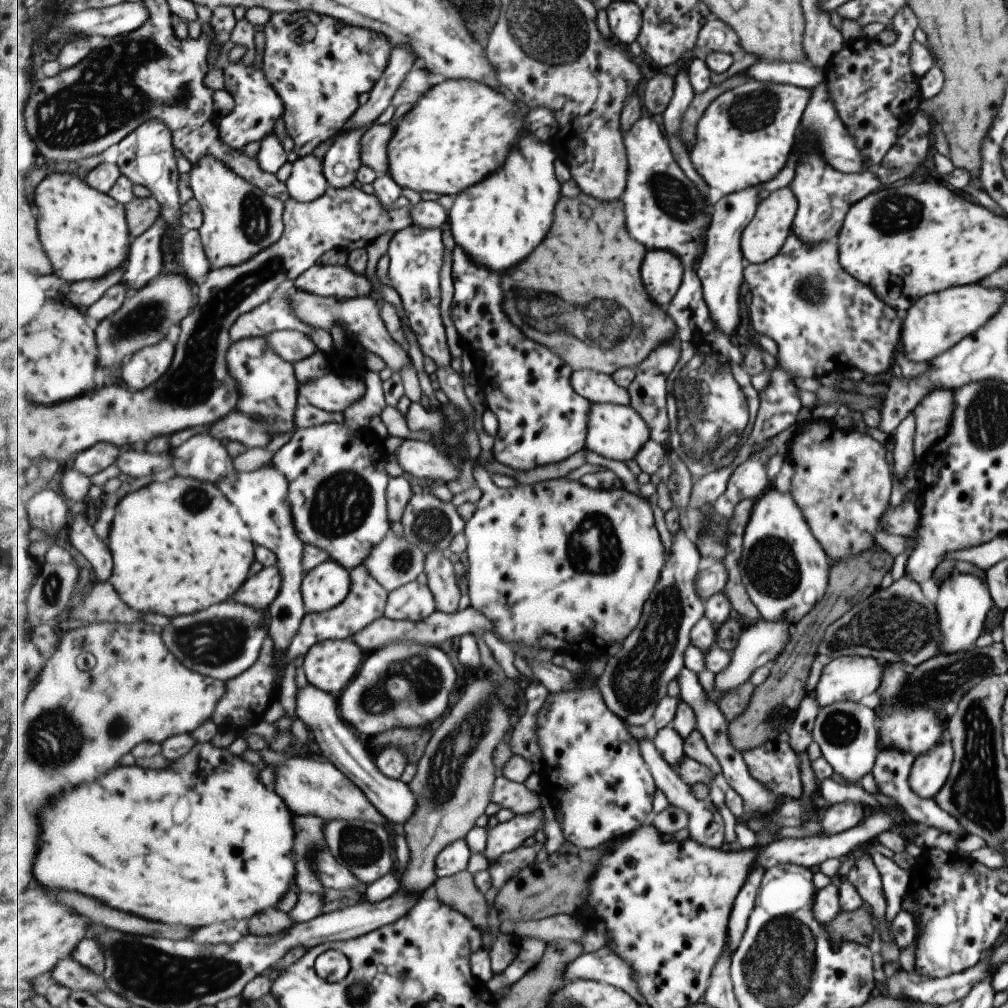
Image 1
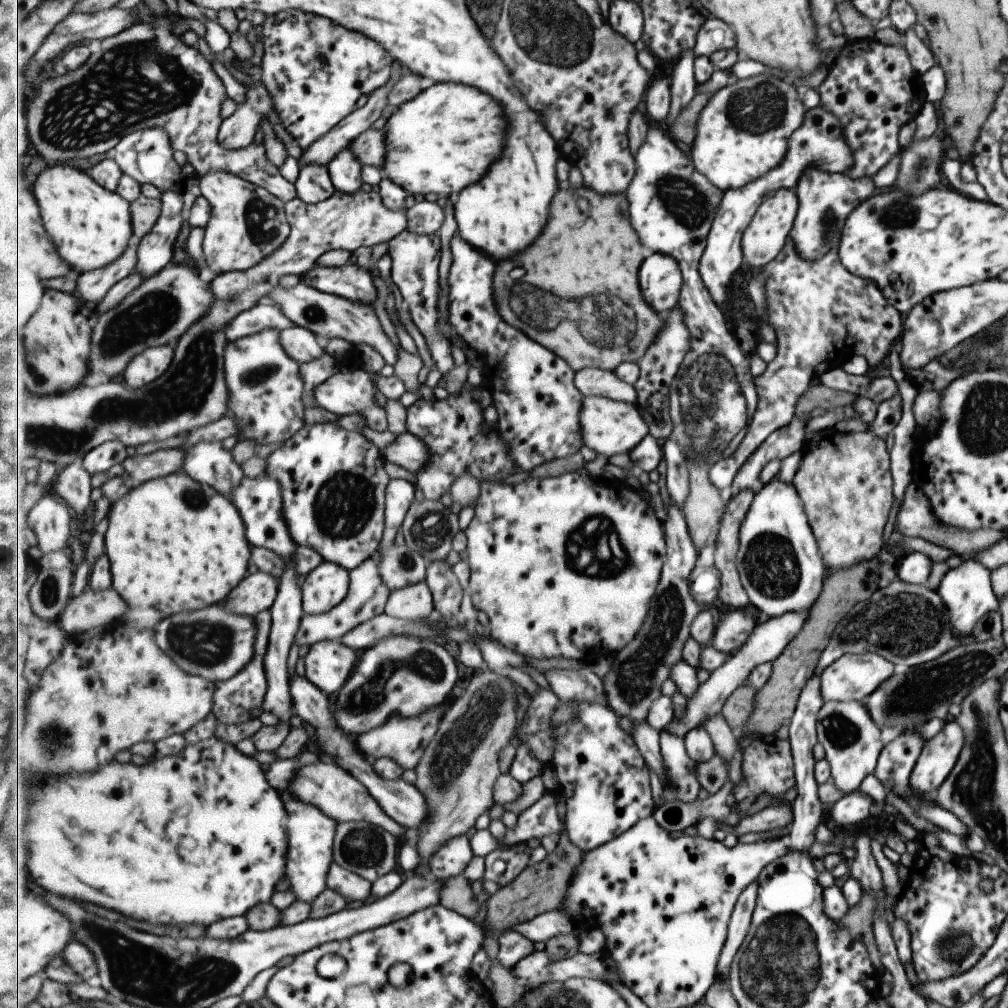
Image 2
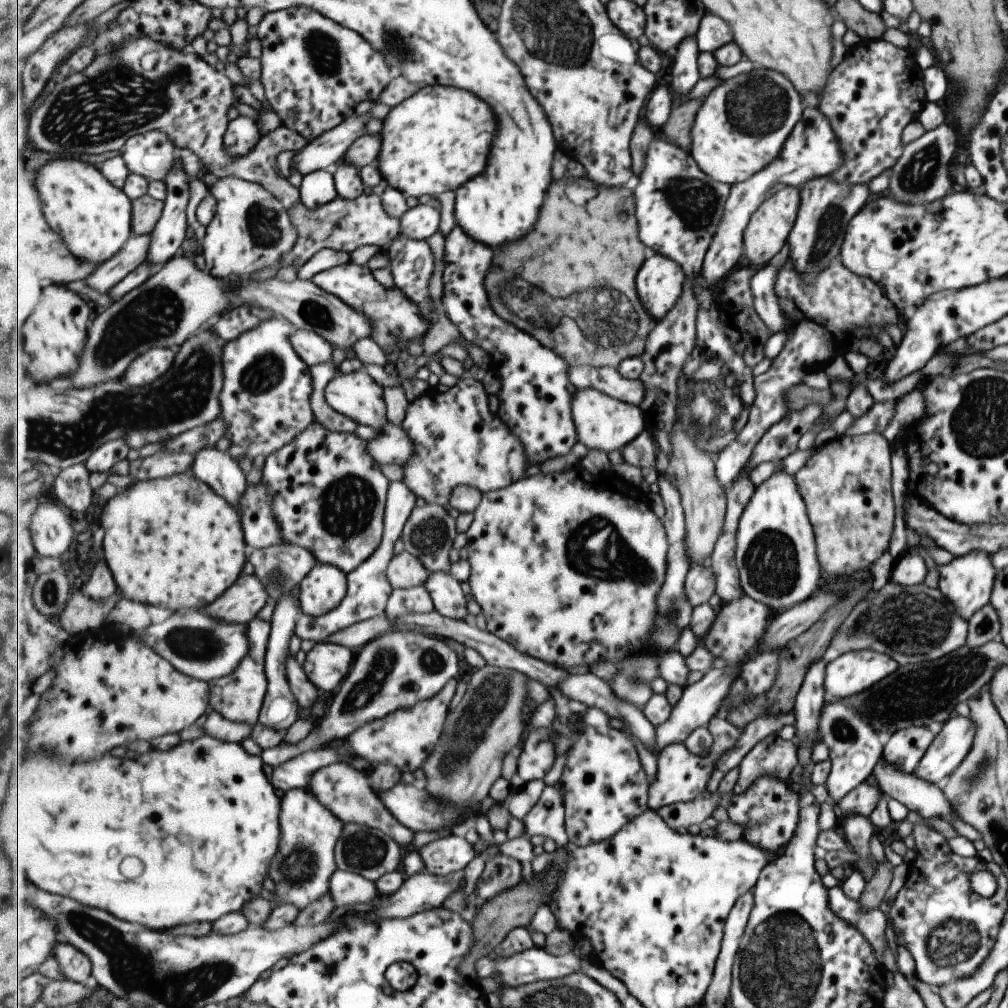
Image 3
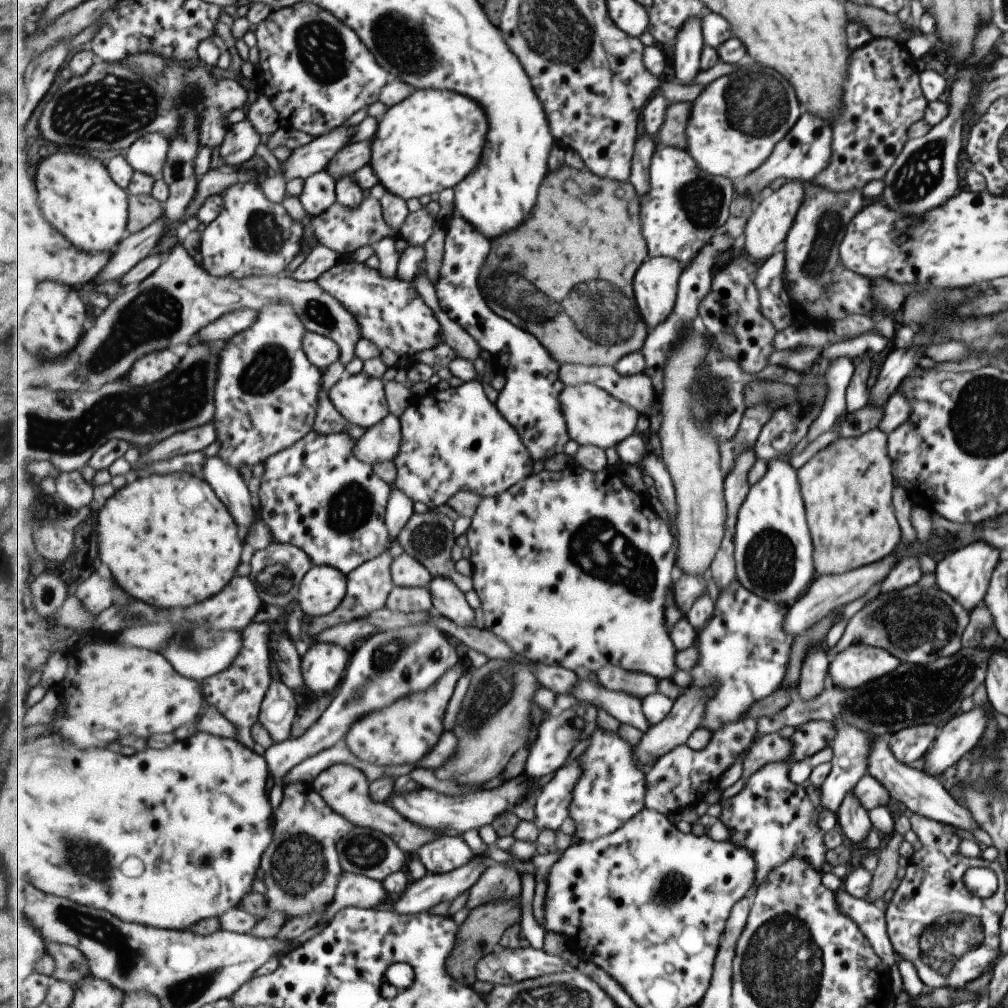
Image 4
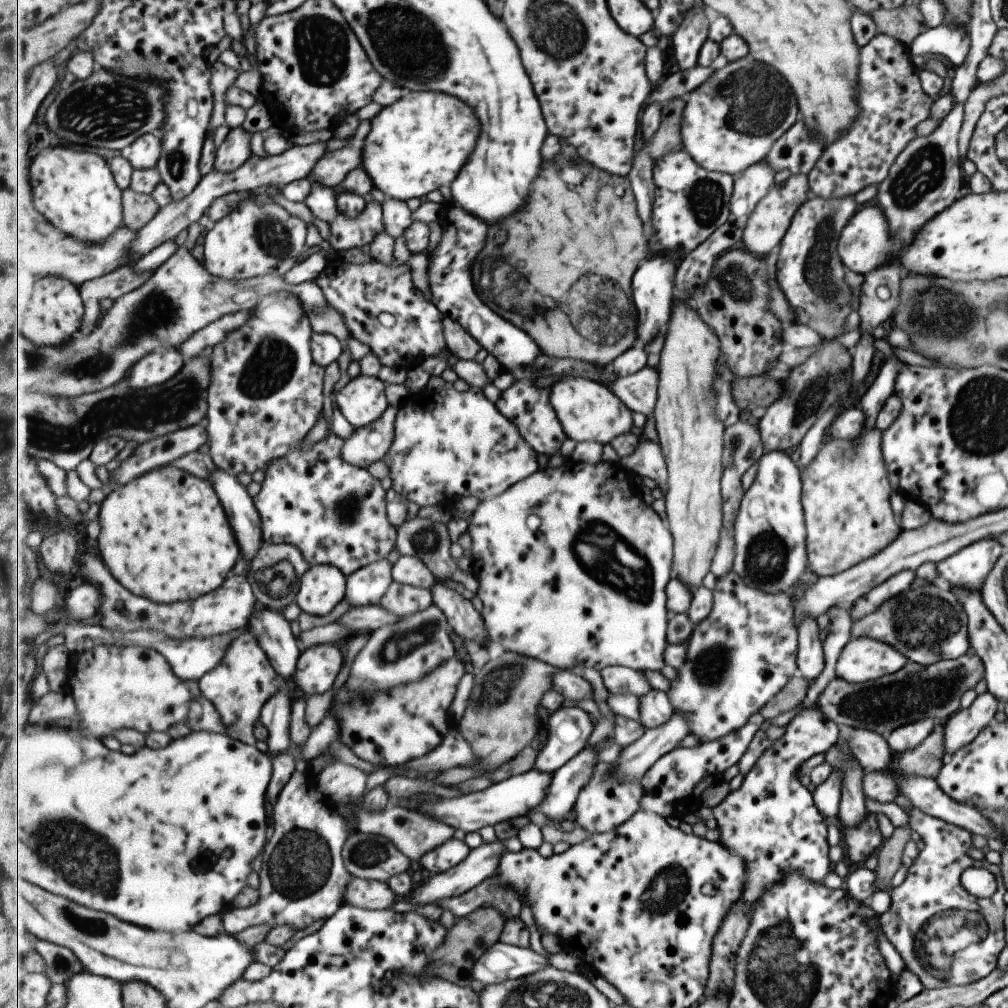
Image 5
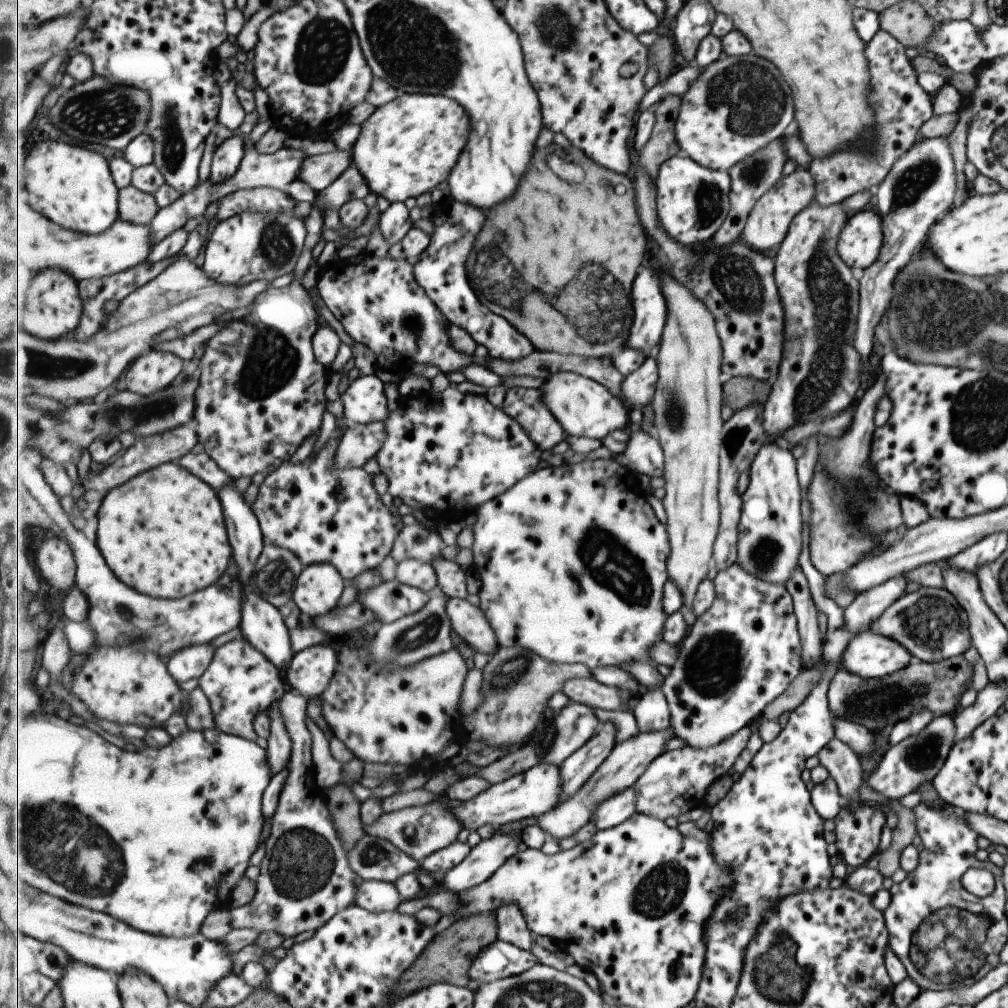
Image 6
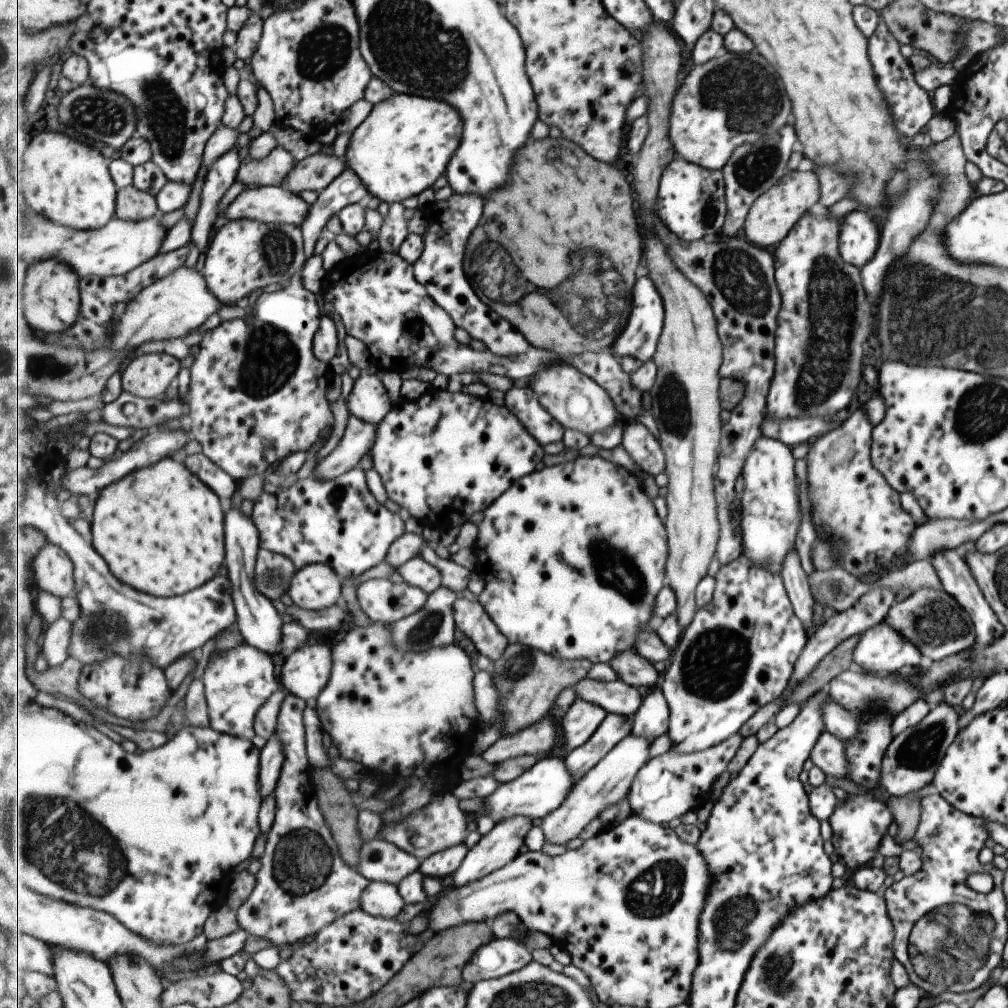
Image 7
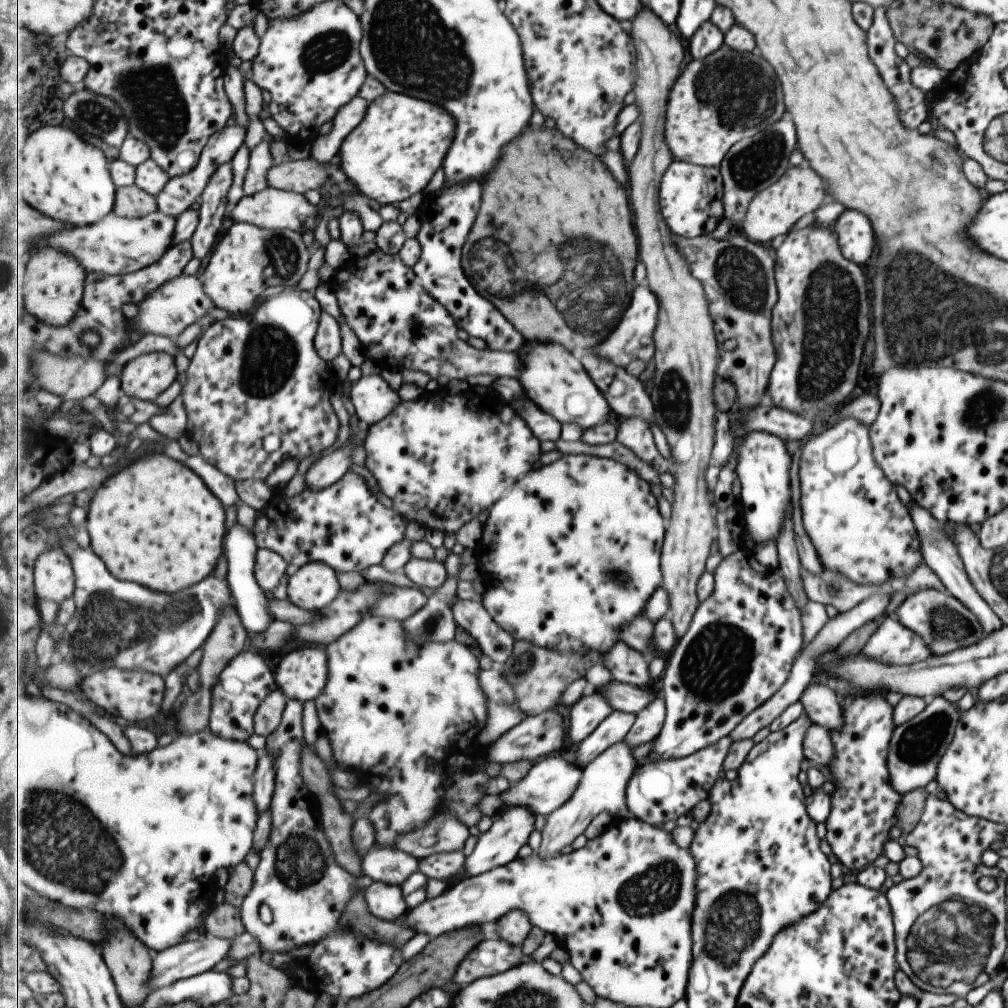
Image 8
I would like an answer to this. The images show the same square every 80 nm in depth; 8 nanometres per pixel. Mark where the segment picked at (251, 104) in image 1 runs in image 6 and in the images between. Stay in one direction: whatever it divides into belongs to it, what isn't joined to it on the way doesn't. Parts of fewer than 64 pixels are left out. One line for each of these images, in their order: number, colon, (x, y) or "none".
2: (237, 132)
3: (242, 136)
4: (242, 142)
5: (236, 149)
6: (227, 159)

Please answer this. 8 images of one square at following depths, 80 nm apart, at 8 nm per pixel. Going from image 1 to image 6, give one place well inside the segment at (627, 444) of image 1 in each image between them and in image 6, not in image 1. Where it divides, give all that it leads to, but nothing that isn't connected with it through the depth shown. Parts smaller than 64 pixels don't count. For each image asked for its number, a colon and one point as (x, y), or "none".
2: (609, 427)
3: (603, 422)
4: (594, 416)
5: (589, 411)
6: (585, 408)

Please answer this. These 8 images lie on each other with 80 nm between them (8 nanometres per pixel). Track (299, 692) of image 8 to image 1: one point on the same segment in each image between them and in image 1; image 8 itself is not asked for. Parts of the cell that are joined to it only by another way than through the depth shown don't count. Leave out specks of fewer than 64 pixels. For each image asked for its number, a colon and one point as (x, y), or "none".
1: (331, 665)
2: (328, 664)
3: (327, 664)
4: (324, 664)
5: (318, 666)
6: (310, 672)
7: (305, 673)

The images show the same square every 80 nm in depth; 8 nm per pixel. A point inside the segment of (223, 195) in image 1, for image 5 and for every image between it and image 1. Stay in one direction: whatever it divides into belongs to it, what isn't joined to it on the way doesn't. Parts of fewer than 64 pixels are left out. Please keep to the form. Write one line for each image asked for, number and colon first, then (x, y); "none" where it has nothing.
2: (248, 224)
3: (252, 230)
4: (253, 236)
5: (254, 240)

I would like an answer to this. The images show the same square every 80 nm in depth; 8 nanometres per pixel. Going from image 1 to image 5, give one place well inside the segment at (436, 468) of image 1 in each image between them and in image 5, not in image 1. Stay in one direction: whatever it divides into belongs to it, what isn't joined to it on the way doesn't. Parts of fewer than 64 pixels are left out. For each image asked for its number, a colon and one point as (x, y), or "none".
2: (407, 450)
3: (392, 444)
4: (381, 442)
5: (368, 444)

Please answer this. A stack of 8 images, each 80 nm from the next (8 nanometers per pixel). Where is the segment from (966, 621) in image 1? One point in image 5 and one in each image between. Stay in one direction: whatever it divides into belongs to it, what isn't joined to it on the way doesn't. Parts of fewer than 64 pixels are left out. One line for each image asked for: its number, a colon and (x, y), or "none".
2: (965, 589)
3: (966, 581)
4: (964, 574)
5: (967, 568)

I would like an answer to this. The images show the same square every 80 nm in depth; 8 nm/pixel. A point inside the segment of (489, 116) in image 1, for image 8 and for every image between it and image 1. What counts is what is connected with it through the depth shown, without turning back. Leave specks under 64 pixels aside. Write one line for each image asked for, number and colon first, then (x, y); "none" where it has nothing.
2: (446, 138)
3: (440, 138)
4: (433, 139)
5: (420, 143)
6: (408, 146)
7: (405, 144)
8: (393, 154)

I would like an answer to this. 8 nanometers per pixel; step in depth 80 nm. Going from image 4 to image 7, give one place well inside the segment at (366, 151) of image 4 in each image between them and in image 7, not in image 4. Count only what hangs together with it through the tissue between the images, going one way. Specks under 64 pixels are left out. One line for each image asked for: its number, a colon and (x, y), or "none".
5: (332, 169)
6: (319, 171)
7: (315, 173)

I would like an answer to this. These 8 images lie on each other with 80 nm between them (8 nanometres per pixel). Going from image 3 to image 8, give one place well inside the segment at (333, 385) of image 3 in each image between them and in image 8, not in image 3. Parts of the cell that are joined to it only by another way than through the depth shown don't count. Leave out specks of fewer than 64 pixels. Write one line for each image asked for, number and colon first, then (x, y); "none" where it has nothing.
4: (360, 398)
5: (362, 400)
6: (365, 401)
7: (370, 400)
8: (374, 398)

